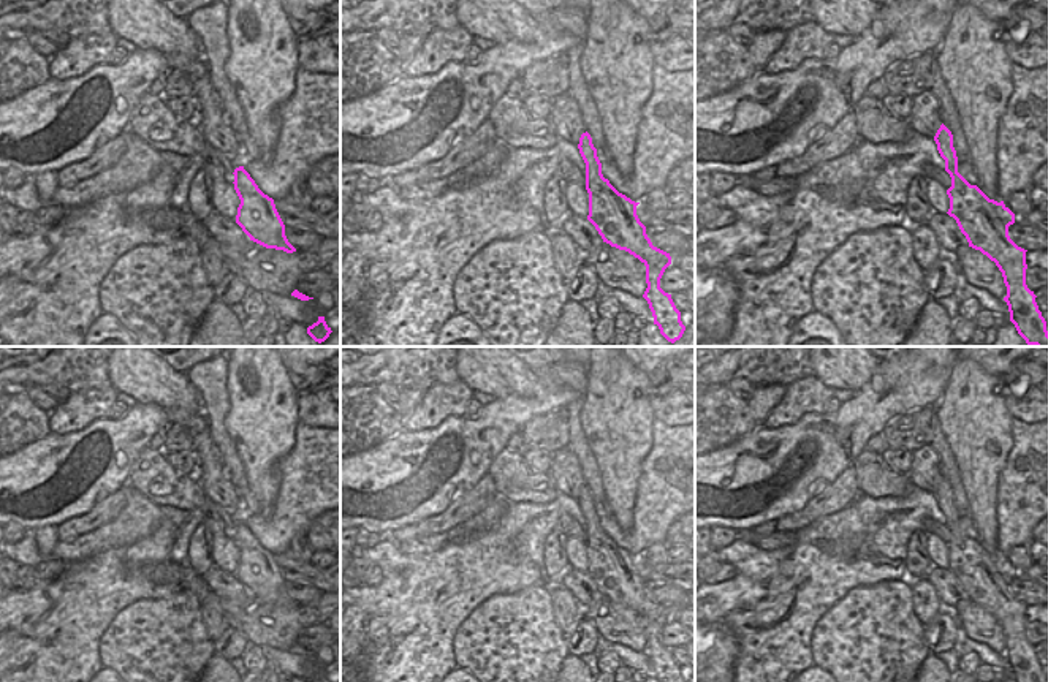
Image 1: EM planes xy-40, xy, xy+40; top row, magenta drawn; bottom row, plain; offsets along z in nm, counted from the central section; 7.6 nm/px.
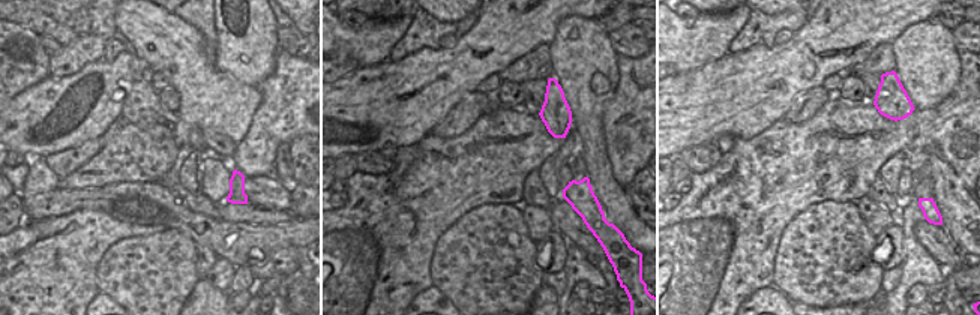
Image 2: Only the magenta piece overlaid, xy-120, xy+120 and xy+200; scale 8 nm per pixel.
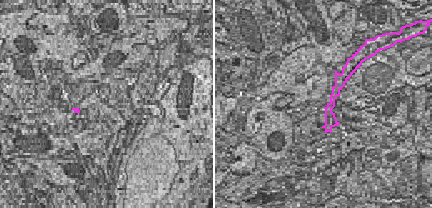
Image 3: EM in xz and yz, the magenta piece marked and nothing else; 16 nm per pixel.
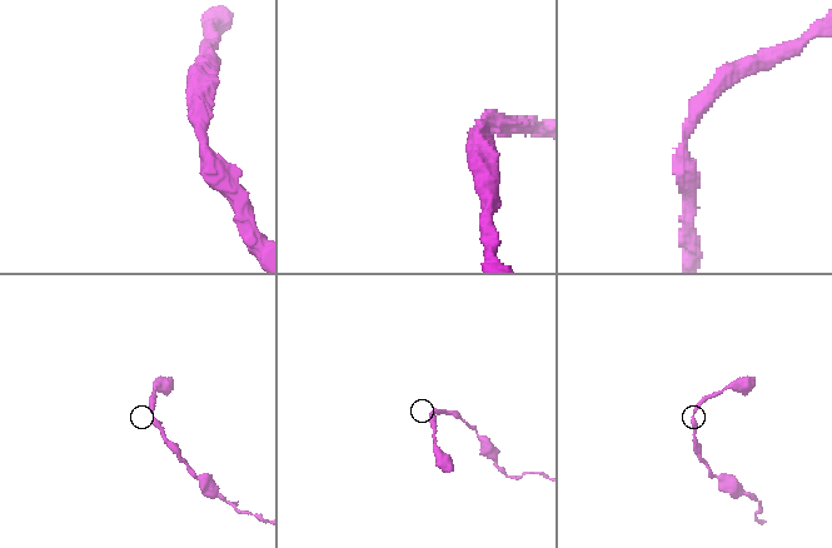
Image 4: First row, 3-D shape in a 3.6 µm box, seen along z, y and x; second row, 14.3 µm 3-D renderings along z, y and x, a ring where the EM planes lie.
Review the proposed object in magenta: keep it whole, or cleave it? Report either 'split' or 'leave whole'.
leave whole

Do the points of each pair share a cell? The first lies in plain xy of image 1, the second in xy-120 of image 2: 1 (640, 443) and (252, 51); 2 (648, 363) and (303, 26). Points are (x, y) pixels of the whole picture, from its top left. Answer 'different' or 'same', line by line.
1: same
2: same

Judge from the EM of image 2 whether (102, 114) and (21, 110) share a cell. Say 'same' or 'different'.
same

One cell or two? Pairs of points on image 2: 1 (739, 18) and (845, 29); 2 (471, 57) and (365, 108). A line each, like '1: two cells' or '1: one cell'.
1: two cells
2: one cell

